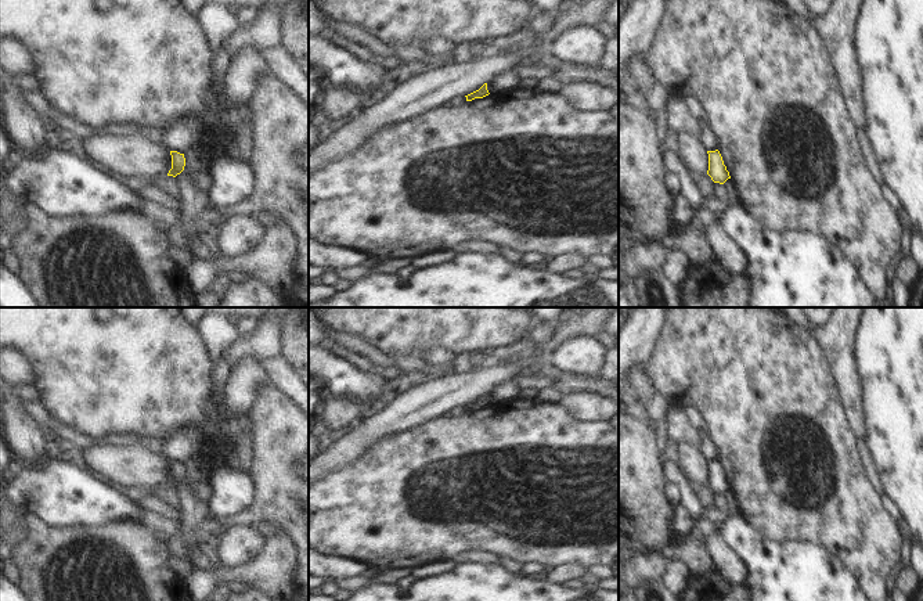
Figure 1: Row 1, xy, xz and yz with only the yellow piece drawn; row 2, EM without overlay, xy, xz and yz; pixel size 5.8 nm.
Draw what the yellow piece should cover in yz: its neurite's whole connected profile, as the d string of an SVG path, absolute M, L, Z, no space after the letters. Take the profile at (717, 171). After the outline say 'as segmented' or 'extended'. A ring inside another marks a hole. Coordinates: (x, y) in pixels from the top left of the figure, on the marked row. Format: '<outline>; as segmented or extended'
M718 150L707 151L709 154L709 170L707 174L711 177L714 183L724 184L728 179L731 179L726 166L724 165L722 156Z; as segmented

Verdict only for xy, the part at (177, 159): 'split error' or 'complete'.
complete

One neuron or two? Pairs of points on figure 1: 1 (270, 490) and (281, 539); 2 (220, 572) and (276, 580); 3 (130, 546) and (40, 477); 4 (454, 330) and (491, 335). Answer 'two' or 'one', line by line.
1: two
2: one
3: two
4: one

